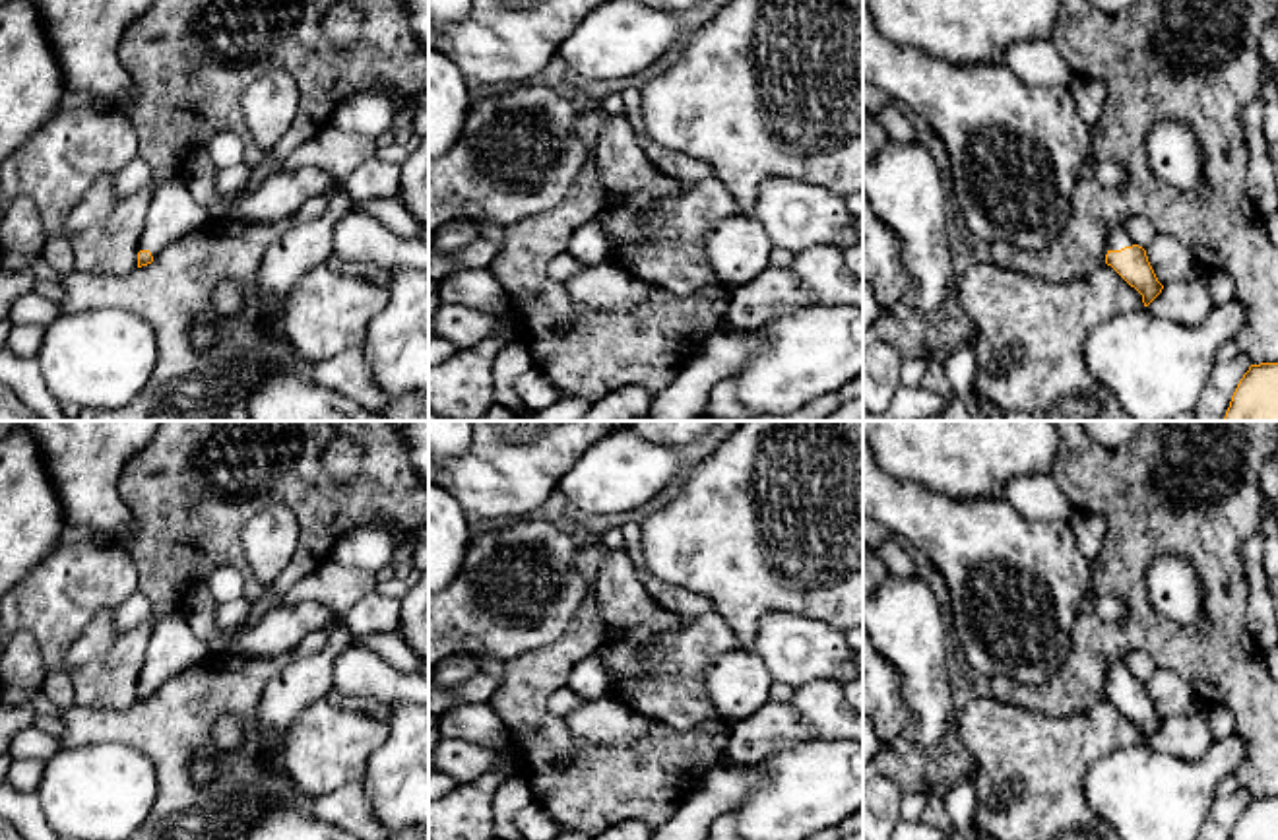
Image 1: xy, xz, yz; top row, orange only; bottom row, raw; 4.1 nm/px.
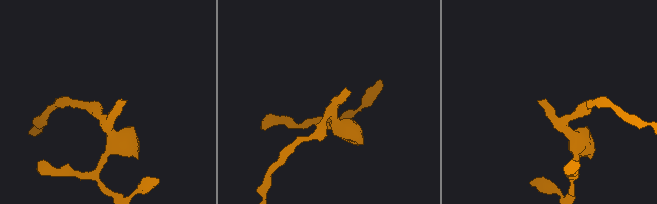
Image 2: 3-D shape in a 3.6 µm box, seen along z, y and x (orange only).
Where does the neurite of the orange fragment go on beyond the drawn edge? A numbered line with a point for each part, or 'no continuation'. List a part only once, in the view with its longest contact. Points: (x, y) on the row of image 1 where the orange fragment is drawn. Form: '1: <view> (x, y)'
1: yz (1118, 239)

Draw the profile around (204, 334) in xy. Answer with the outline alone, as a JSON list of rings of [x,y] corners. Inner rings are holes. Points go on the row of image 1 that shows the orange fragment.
[[[200,316],[194,320],[190,341],[198,351],[206,353],[209,347],[221,343],[221,334],[215,330],[215,326],[206,316]]]

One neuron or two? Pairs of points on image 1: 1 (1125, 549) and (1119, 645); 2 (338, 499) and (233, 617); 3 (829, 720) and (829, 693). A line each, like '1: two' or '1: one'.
1: one
2: two
3: one

